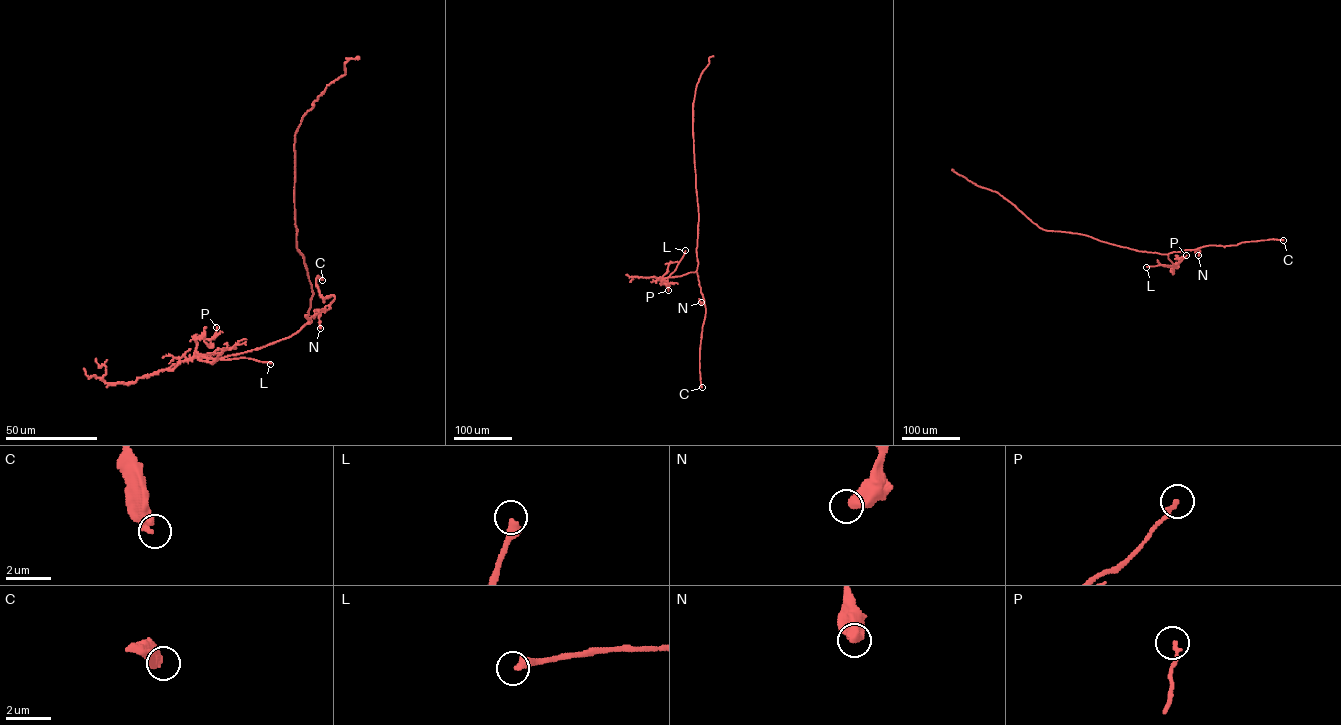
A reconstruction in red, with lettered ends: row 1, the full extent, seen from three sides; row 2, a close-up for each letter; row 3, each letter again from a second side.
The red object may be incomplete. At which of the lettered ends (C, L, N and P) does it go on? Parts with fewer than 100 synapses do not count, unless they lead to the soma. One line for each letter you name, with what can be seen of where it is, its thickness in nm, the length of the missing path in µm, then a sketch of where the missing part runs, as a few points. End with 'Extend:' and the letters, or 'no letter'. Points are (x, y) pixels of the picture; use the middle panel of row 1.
L: at (685, 250); 400 nm thick; about 20 µm are missing
Extend: L

